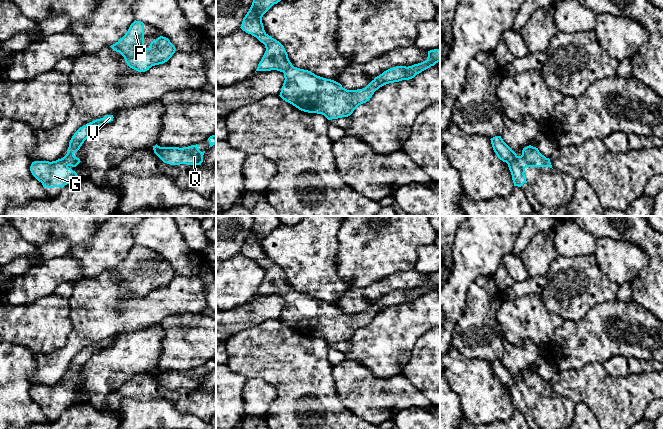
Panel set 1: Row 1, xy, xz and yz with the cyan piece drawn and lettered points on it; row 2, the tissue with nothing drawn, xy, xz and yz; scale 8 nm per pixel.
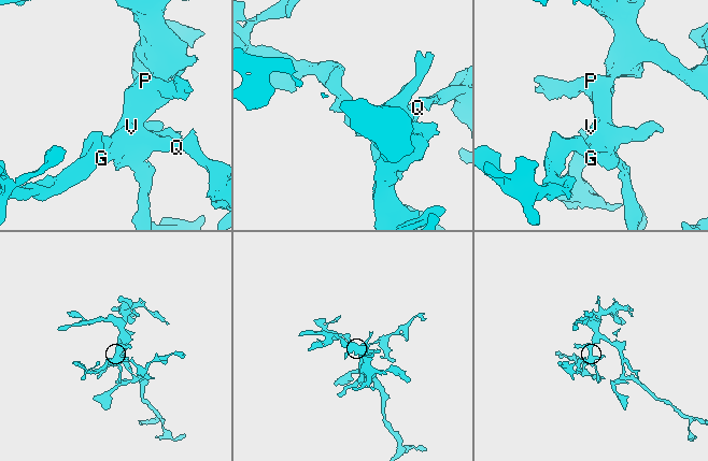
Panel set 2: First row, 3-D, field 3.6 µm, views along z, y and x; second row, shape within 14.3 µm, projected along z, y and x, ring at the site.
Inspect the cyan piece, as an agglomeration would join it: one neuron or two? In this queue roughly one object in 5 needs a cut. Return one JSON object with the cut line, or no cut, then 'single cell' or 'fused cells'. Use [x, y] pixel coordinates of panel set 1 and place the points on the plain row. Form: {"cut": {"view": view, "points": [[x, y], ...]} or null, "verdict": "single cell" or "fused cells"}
{"cut": null, "verdict": "single cell"}

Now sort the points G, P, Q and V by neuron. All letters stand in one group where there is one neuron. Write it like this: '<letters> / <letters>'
G P Q V

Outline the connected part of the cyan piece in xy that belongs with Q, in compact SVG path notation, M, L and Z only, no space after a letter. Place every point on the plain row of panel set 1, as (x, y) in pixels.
M199 369L188 371L160 371L153 370L154 377L164 386L170 389L201 389L205 375L198 373Z

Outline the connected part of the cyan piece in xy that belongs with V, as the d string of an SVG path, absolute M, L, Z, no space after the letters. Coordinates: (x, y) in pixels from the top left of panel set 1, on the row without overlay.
M106 339L80 351L72 360L67 378L56 385L34 385L30 390L32 399L42 407L43 411L61 411L79 404L79 400L70 391L76 391L81 385L74 378L80 373L84 365L99 350L113 345L113 339Z

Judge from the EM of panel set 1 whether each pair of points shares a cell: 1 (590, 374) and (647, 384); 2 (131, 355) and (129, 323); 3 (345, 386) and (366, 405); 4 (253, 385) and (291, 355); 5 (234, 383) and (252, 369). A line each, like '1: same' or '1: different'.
1: same
2: different
3: same
4: different
5: different

